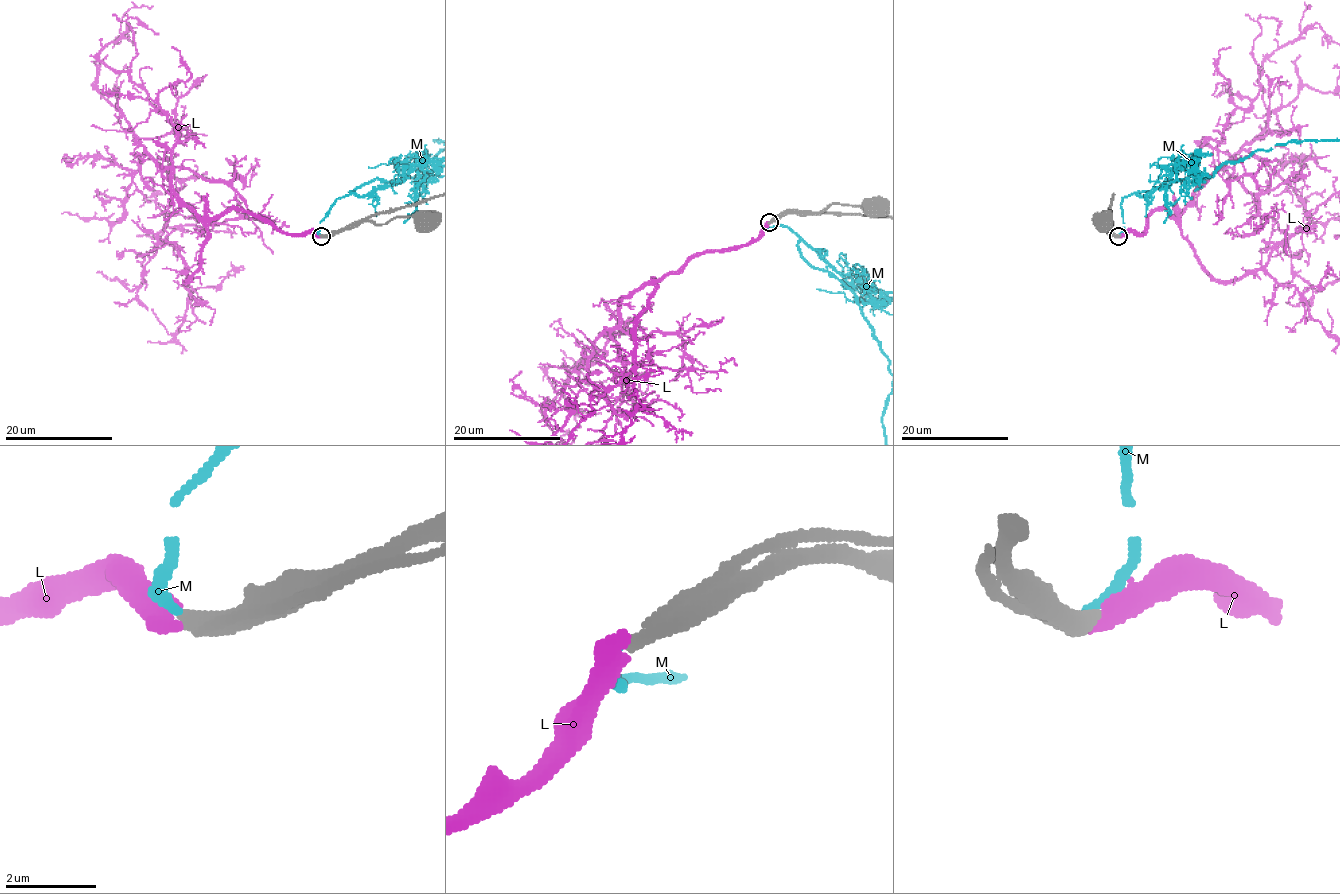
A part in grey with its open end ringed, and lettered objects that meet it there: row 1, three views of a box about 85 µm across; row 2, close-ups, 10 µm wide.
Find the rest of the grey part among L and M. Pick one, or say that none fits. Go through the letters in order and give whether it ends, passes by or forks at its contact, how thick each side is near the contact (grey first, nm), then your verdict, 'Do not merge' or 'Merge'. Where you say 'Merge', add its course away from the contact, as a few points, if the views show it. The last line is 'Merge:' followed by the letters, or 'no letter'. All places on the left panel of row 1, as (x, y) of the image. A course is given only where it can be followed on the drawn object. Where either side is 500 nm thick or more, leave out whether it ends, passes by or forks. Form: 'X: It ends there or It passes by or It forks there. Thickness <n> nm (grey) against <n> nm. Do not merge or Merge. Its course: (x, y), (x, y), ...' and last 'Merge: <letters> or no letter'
L: It ends there. Thickness 400 nm (grey) against 440 nm. Merge. Its course: (321, 236), (242, 210), (201, 218), (173, 189), (168, 115), (99, 60), (129, 23), (100, 48)
M: It ends there. Thickness 400 nm (grey) against 240 nm. Do not merge
Merge: L

